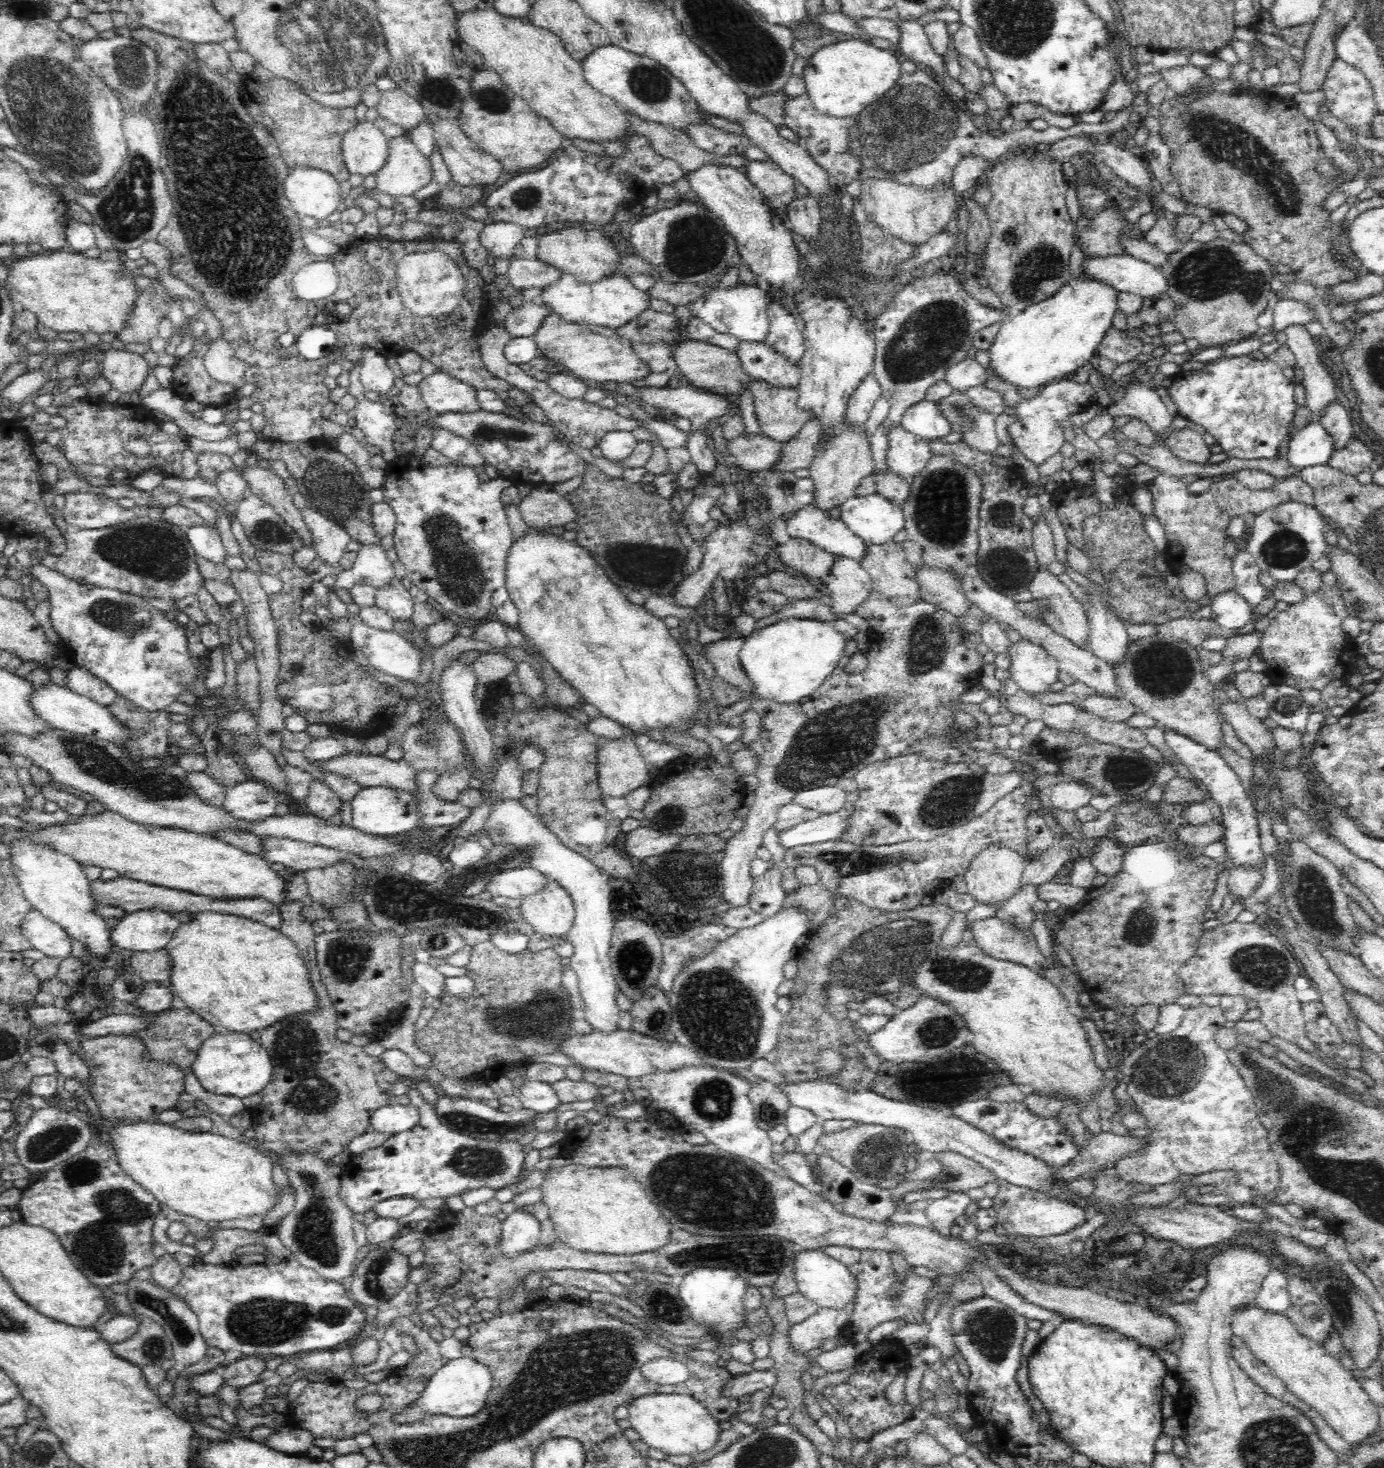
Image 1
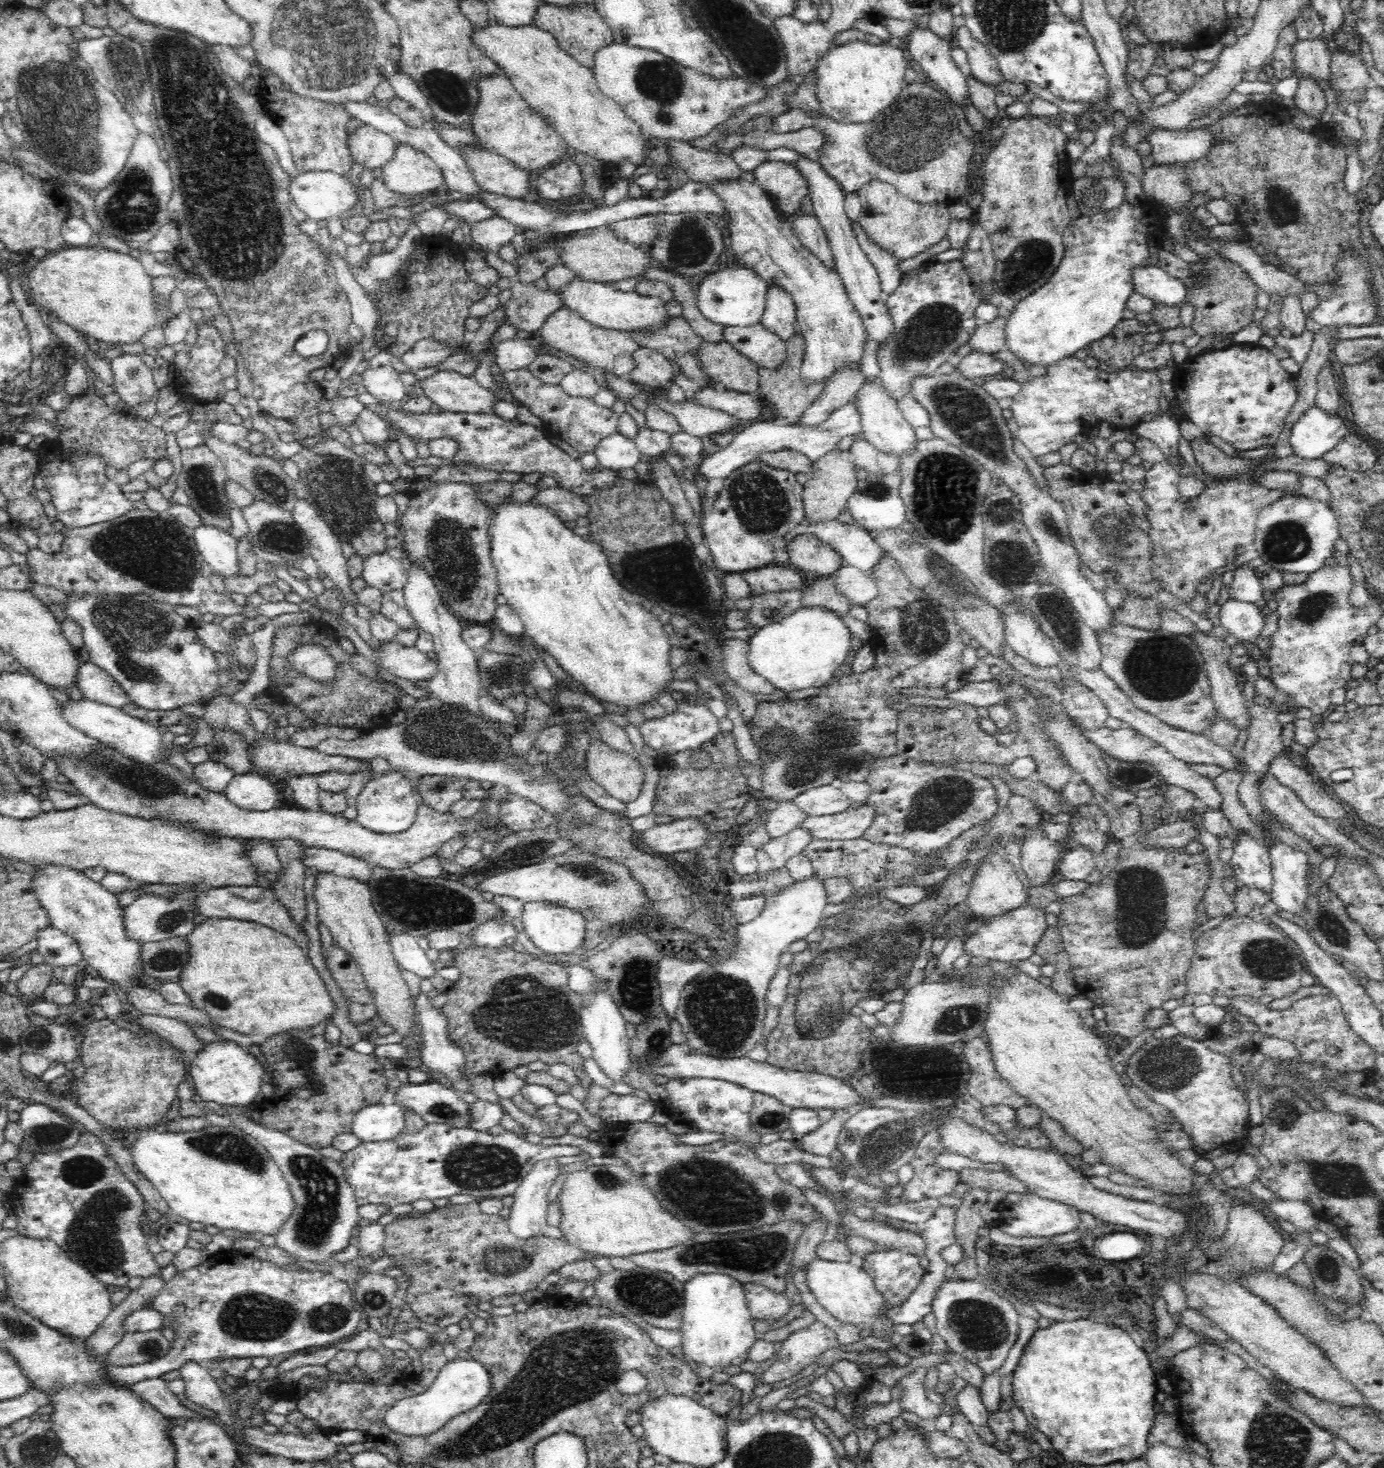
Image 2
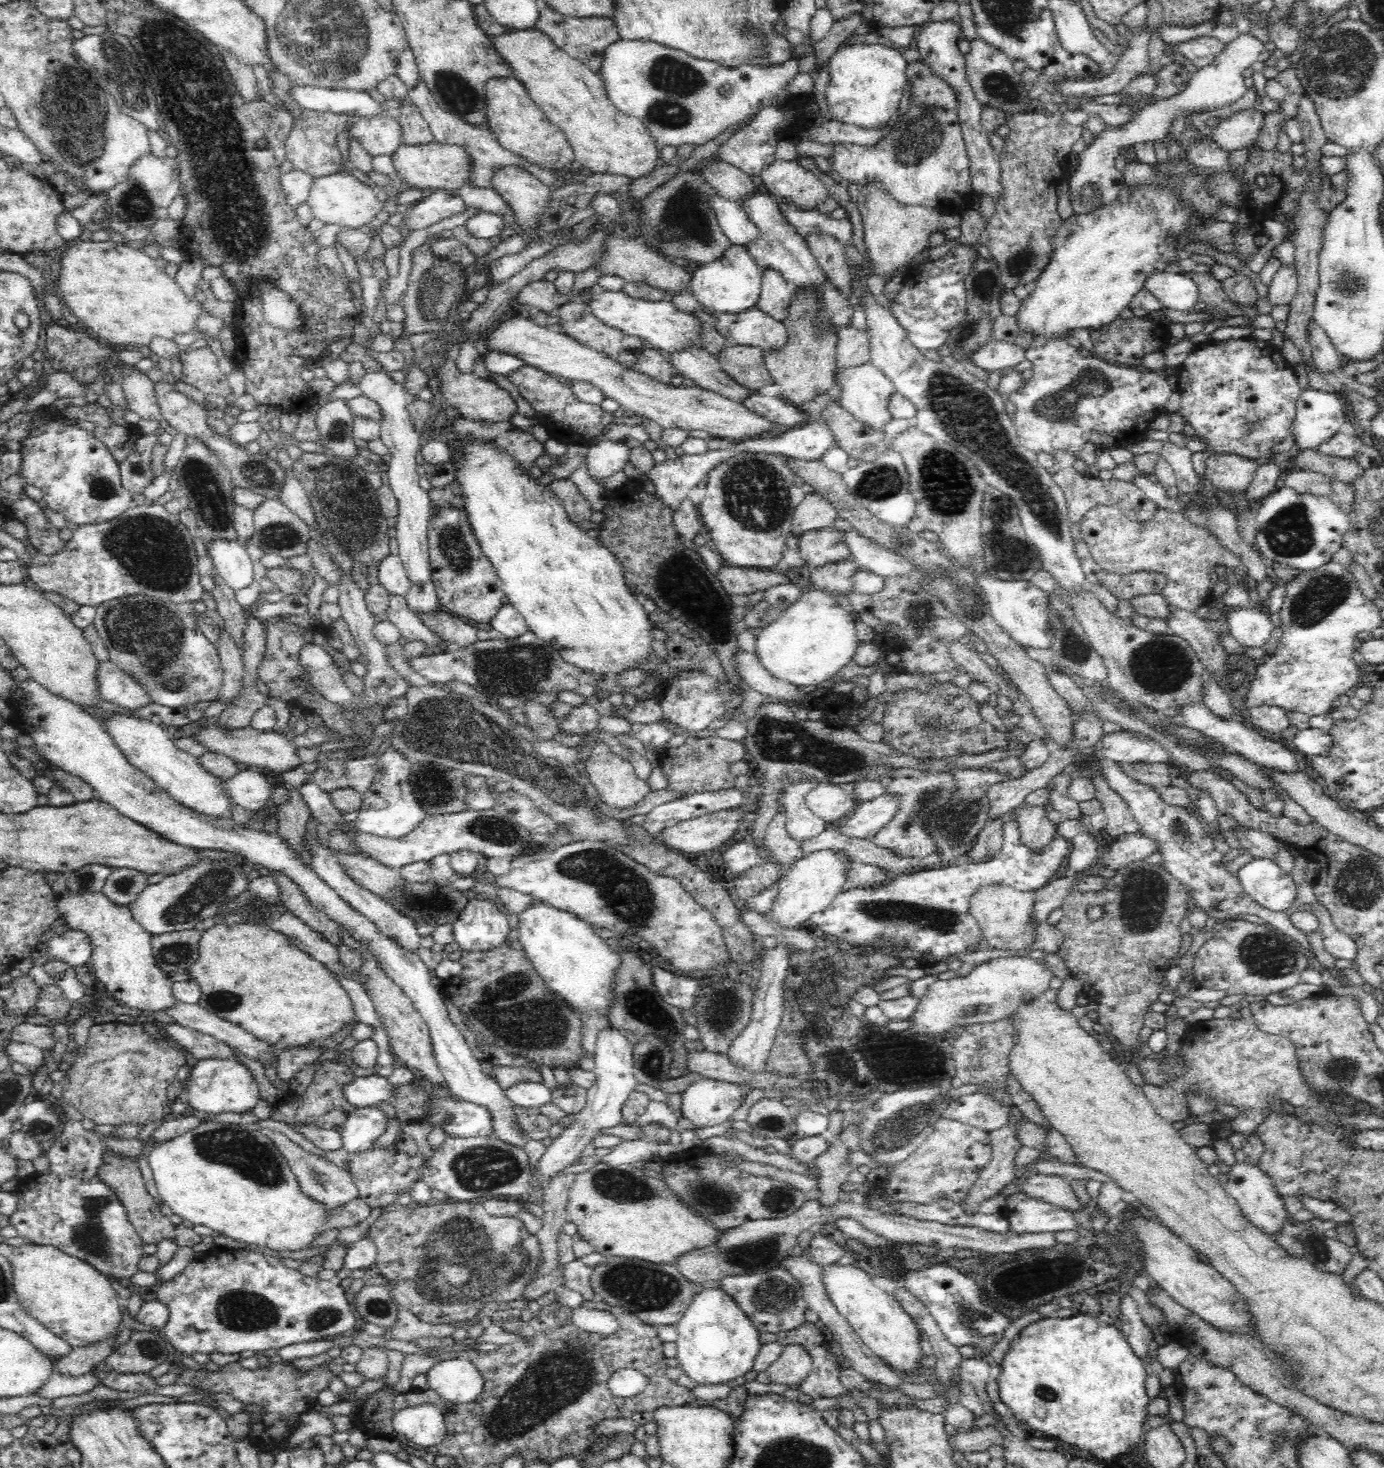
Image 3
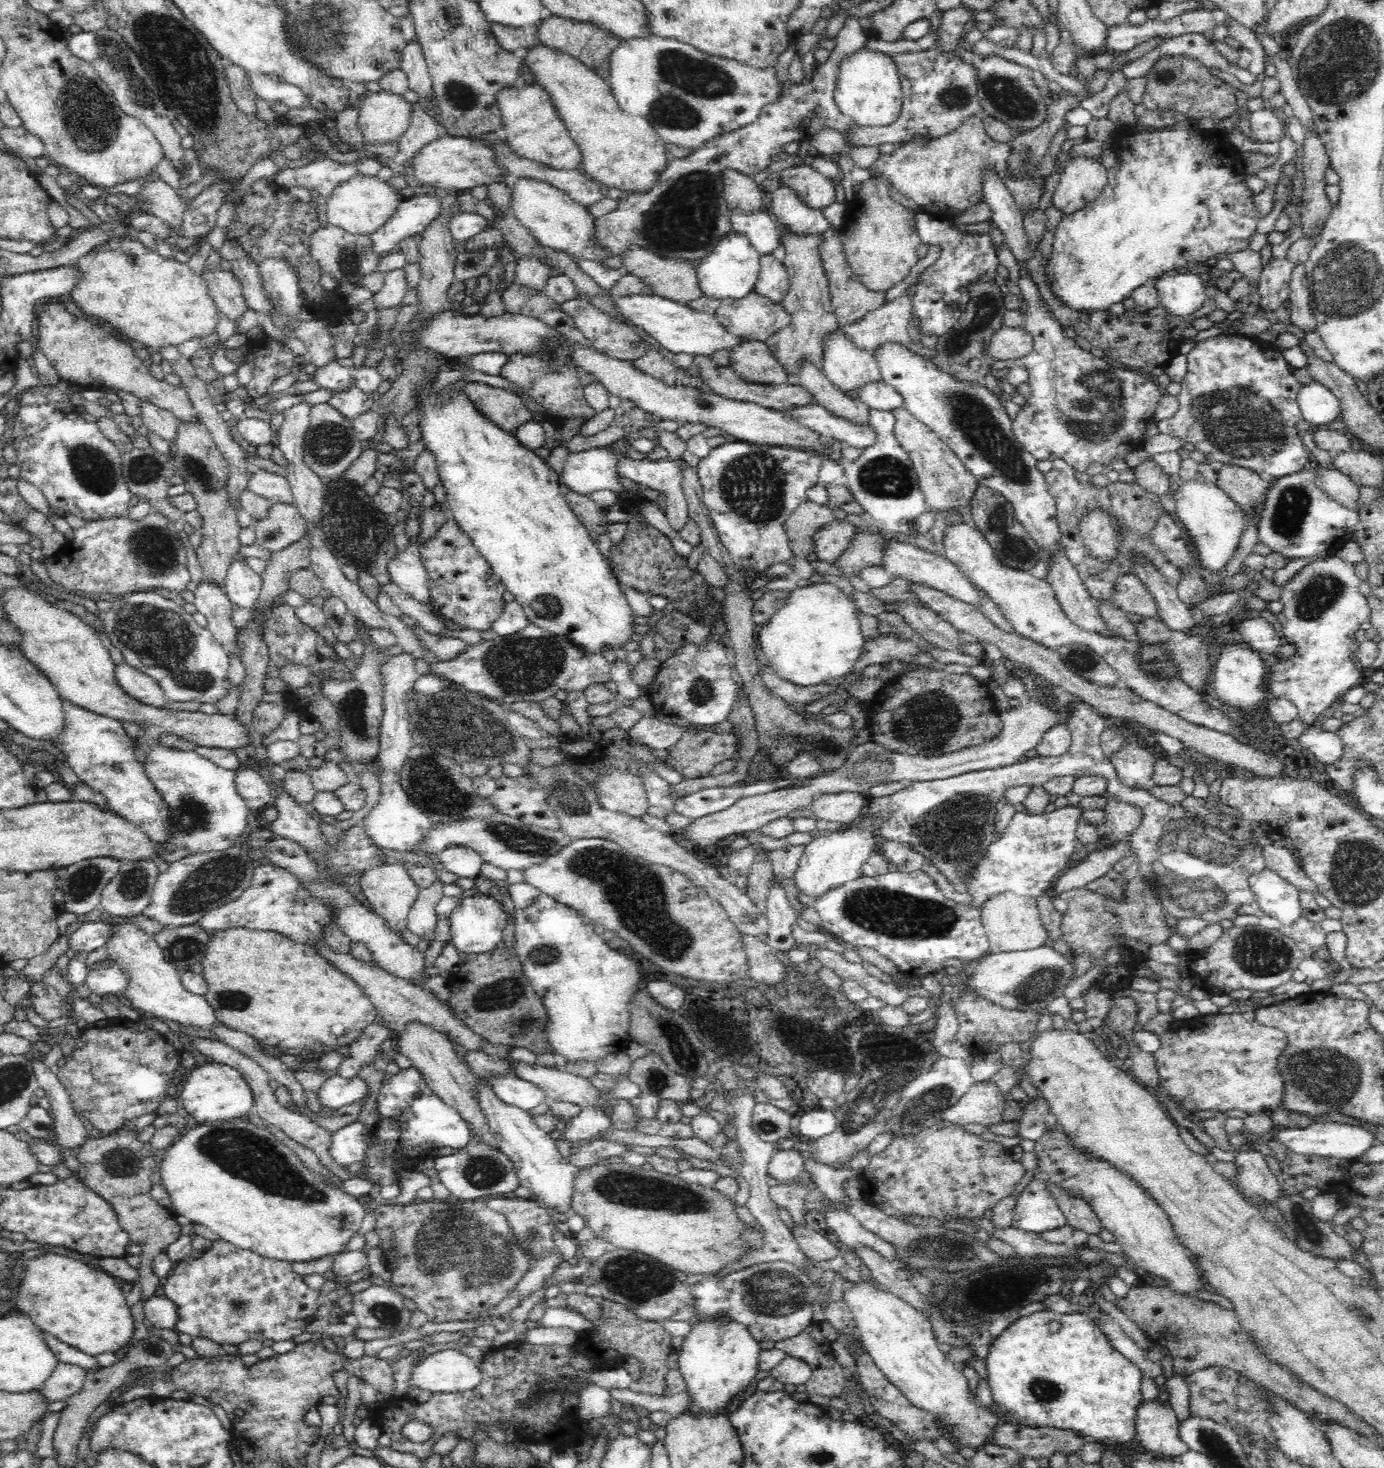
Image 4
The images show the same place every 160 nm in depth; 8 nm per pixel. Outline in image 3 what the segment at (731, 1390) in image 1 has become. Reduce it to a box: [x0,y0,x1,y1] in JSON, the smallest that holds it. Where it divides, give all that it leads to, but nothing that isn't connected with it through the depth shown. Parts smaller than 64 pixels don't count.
[767,1345,813,1385]

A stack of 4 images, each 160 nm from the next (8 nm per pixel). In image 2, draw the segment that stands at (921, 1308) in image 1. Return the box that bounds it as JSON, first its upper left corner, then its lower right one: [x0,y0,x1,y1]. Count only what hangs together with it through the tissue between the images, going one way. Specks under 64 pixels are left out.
[864,1250,925,1314]

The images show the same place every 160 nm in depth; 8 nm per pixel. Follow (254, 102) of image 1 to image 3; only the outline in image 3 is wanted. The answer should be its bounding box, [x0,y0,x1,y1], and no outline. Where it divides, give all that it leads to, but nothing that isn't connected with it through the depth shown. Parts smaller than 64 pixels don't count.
[286,107,348,179]

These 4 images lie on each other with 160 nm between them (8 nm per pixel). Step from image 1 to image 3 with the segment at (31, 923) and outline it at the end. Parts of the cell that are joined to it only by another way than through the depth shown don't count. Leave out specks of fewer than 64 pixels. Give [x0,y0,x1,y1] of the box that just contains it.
[36,930,91,968]

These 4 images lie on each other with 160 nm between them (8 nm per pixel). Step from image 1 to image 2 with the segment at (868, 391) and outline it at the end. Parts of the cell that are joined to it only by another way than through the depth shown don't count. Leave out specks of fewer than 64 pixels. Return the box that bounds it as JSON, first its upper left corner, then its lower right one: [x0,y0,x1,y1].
[694,396,862,481]

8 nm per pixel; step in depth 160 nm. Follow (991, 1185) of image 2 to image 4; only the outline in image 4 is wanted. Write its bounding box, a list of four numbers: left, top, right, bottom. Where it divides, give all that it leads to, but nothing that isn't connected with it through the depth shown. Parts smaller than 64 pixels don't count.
[1047,1182,1101,1234]

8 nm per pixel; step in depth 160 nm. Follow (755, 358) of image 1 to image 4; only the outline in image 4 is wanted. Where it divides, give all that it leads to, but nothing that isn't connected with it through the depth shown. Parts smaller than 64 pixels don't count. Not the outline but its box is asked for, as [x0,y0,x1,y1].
[715,292,790,342]

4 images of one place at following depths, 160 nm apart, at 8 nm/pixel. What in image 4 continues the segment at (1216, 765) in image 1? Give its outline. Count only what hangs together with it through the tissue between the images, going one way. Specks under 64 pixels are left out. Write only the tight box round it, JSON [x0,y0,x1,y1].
[1247,868,1301,931]

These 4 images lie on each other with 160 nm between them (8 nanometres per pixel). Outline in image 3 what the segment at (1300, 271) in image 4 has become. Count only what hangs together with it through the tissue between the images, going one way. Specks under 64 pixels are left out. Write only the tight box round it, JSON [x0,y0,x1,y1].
[1308,318,1338,376]

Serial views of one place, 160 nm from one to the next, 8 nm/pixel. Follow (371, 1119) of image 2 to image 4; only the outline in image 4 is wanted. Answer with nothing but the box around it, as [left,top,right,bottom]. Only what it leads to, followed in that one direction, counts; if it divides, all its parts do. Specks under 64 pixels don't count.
[329,1121,368,1166]

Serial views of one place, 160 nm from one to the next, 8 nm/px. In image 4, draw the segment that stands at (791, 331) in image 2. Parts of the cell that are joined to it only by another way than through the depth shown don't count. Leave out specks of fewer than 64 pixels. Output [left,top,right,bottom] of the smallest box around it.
[754,255,789,304]

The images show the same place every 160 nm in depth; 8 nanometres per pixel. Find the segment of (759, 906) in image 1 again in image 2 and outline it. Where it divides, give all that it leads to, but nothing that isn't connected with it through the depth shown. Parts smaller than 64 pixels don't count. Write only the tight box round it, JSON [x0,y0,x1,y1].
[756,824,812,880]

